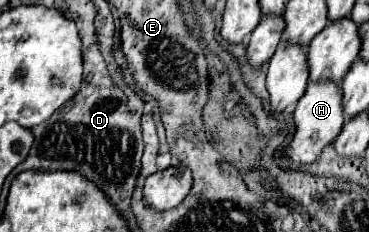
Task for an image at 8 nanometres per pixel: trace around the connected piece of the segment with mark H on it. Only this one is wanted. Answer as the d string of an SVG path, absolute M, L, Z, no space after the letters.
M316 81L316 83L308 83L308 89L304 93L304 97L298 101L296 111L294 111L294 123L296 123L296 135L290 143L290 147L286 149L286 157L290 159L292 165L296 163L312 163L316 157L320 157L322 149L334 141L338 137L338 133L342 131L346 117L344 117L344 109L342 109L342 89L340 83L336 81Z

